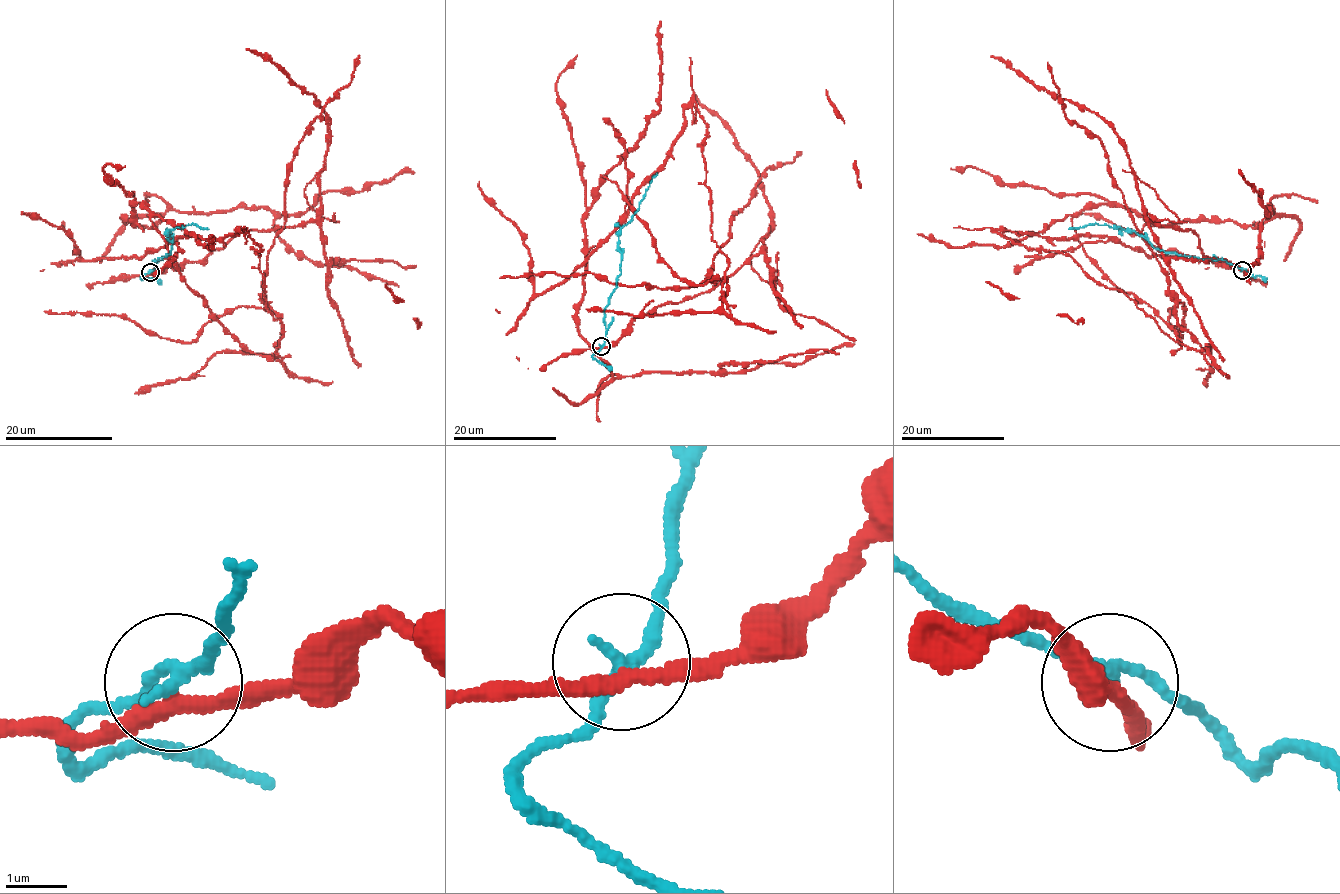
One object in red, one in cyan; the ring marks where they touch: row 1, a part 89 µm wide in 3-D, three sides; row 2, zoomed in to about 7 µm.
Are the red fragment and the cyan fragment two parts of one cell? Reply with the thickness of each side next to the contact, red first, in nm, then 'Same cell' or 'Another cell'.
Thickness 240 nm (red) against 200 nm. Another cell

